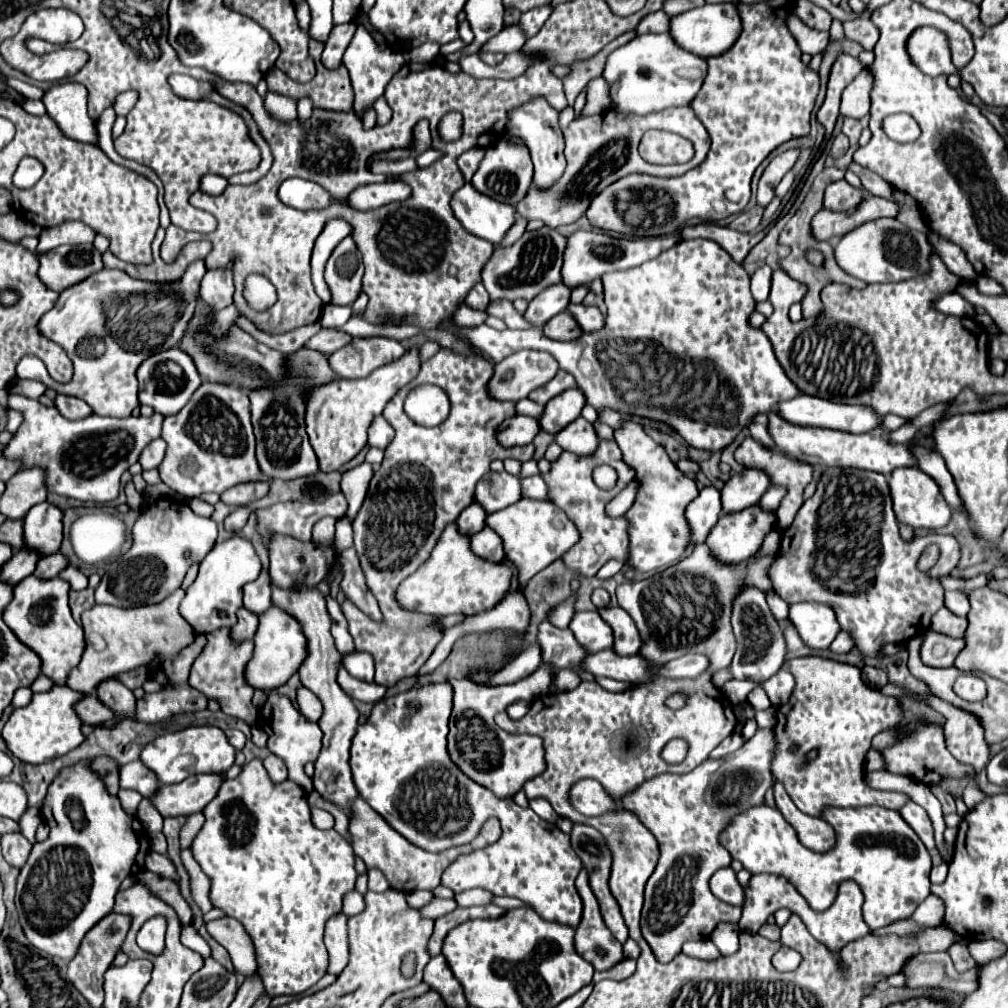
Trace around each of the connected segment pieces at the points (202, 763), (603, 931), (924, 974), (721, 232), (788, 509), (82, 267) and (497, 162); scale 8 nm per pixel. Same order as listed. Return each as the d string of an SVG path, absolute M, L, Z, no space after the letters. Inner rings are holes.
M190 726L180 732L168 732L158 736L142 750L142 762L156 772L162 784L176 784L186 780L192 774L208 774L208 772L224 772L234 764L236 750L226 740L226 734L216 726Z
M586 870L580 872L580 876L576 880L576 888L578 888L578 894L584 904L582 920L576 928L576 948L578 948L580 956L584 956L596 970L608 970L624 958L622 944L618 940L614 940L614 936L606 928L606 924L600 916L600 908L590 890ZM598 948L604 950L604 954L598 954Z
M930 952L918 954L908 960L908 966L902 970L906 976L906 988L942 988L956 994L968 994L974 990L976 972L956 972L948 952Z
M716 224L686 226L686 228L682 230L682 238L686 238L686 240L690 240L690 238L708 238L708 240L714 240L714 242L720 244L738 264L746 258L746 254L750 252L750 248L762 240L762 236L764 236L764 232L746 234L746 232L732 230L732 228L728 228L728 226L716 226Z
M746 436L744 440L742 440L742 444L736 448L736 452L734 452L734 458L736 458L736 462L738 464L742 464L744 468L758 468L758 470L762 470L762 472L766 472L768 476L770 476L770 484L772 486L782 486L782 488L786 488L786 496L782 498L782 504L780 504L780 508L776 510L776 516L778 516L778 526L780 528L788 528L790 524L792 524L792 520L794 520L794 516L796 516L796 512L798 512L798 508L802 506L802 492L804 492L804 488L806 488L806 484L810 484L812 482L812 474L814 474L814 468L810 466L810 464L806 464L806 462L798 462L798 460L794 460L794 458L790 458L790 456L786 456L784 452L780 452L780 450L774 450L774 448L766 448L766 446L762 446L758 440L754 440L752 436Z
M92 244L58 246L38 254L40 280L54 292L62 292L102 270L100 252Z
M500 138L496 144L486 148L484 160L478 166L478 170L472 178L472 184L478 192L482 192L498 202L508 202L514 206L526 196L528 188L532 186L532 176L534 176L534 170L532 170L532 160L530 160L528 148L524 144L510 142L508 138Z

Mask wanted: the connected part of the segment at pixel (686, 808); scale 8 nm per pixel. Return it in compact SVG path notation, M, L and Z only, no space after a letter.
M760 728L740 750L734 754L720 758L720 760L706 760L698 768L694 768L688 774L664 774L656 776L648 782L644 782L636 792L630 796L624 796L618 806L628 808L638 814L638 818L650 828L650 832L656 836L660 844L660 860L646 884L646 896L644 896L644 908L642 908L642 936L650 944L654 956L660 962L670 962L674 956L680 954L682 944L688 940L704 940L710 936L710 932L720 922L732 922L738 924L742 916L742 908L726 904L718 900L710 888L708 880L712 874L720 868L730 866L732 856L726 852L726 848L720 844L720 834L726 824L730 824L730 816L738 816L738 812L744 812L746 808L754 808L764 802L764 794L768 788L772 788L774 774L772 774L772 760L776 756L776 736L770 728Z

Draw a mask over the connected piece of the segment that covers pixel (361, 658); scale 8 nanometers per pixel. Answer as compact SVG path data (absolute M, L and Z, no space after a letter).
M352 652L352 654L342 658L342 664L348 670L348 674L352 674L354 678L366 680L366 682L374 682L374 662L372 662L370 654Z

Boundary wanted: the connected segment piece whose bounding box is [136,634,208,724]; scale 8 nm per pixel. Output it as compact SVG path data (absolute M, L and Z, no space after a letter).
M198 634L198 640L194 640L194 644L190 644L190 648L182 648L182 652L174 658L174 660L166 660L164 664L164 674L168 678L168 684L162 686L160 692L152 692L152 694L144 694L138 704L136 704L136 720L138 722L146 722L146 724L158 724L162 720L168 720L176 714L186 714L186 712L202 712L208 706L208 698L202 696L202 692L190 688L188 684L188 674L190 674L190 666L192 662L200 656L202 648L206 646L206 636Z

